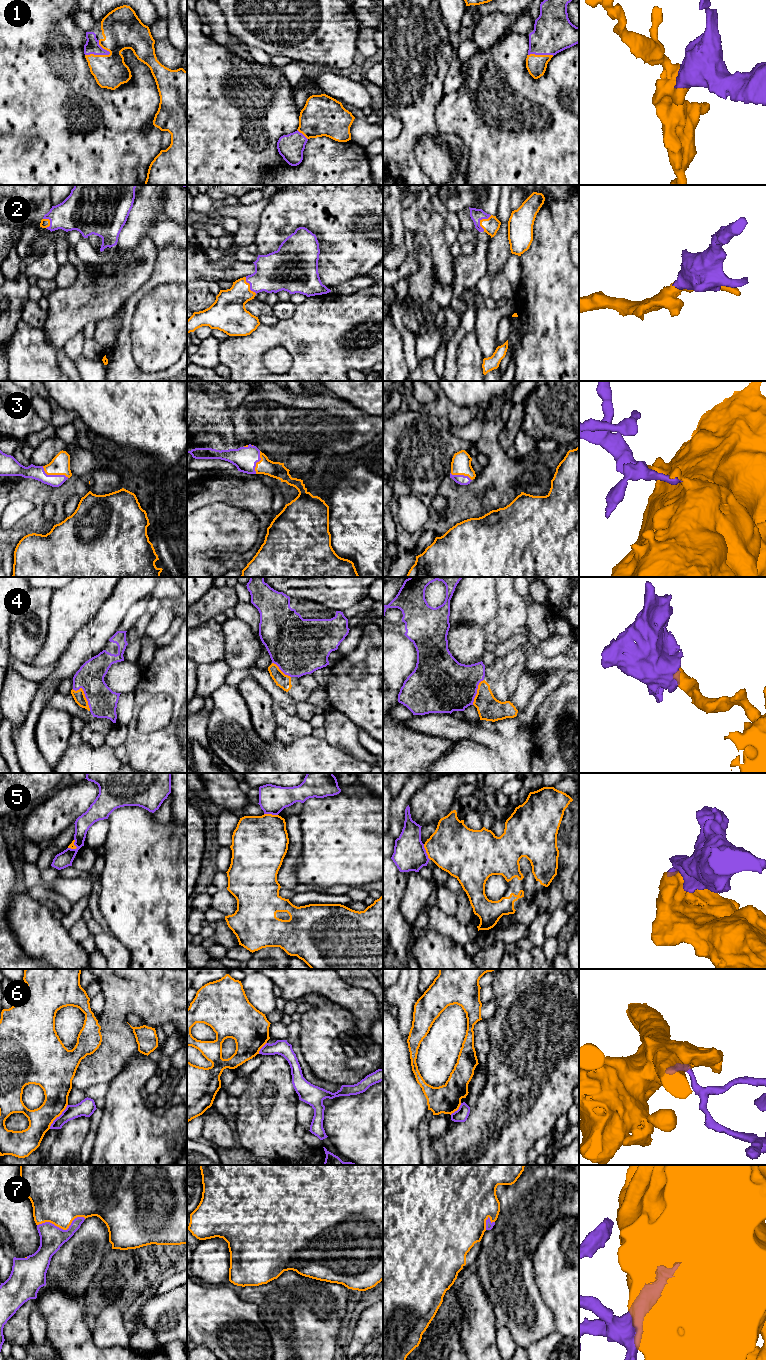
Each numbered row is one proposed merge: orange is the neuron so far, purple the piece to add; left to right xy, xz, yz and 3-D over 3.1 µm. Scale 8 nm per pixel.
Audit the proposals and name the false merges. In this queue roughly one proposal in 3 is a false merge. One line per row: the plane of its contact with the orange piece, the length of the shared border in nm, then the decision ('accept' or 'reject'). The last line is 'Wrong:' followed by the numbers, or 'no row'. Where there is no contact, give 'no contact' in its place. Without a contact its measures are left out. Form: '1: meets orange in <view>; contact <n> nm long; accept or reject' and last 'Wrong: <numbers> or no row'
1: meets orange in xy; contact 200 nm long; accept
2: meets orange in yz; contact 140 nm long; accept
3: meets orange in xy; contact 240 nm long; accept
4: meets orange in xy; contact 220 nm long; accept
5: meets orange in yz; contact 140 nm long; reject
6: meets orange in xy; contact 240 nm long; reject
7: meets orange in xy; contact 400 nm long; accept
Wrong: 5, 6

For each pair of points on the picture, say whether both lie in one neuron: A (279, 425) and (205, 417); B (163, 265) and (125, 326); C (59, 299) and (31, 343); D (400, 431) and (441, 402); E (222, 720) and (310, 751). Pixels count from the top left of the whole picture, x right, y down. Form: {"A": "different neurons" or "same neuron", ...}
{"A": "different neurons", "B": "same neuron", "C": "different neurons", "D": "different neurons", "E": "same neuron"}

